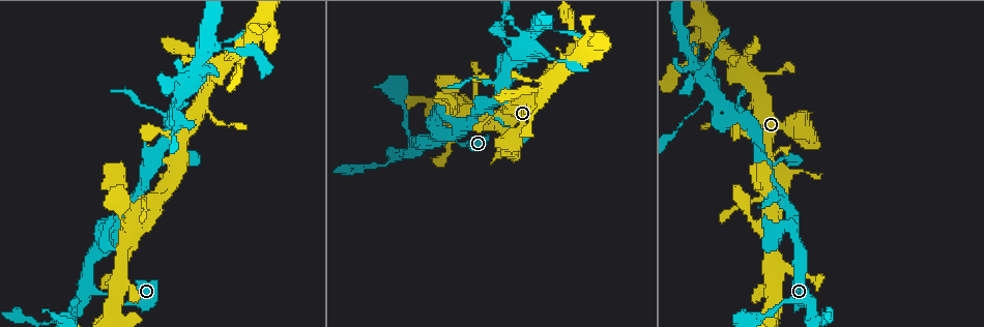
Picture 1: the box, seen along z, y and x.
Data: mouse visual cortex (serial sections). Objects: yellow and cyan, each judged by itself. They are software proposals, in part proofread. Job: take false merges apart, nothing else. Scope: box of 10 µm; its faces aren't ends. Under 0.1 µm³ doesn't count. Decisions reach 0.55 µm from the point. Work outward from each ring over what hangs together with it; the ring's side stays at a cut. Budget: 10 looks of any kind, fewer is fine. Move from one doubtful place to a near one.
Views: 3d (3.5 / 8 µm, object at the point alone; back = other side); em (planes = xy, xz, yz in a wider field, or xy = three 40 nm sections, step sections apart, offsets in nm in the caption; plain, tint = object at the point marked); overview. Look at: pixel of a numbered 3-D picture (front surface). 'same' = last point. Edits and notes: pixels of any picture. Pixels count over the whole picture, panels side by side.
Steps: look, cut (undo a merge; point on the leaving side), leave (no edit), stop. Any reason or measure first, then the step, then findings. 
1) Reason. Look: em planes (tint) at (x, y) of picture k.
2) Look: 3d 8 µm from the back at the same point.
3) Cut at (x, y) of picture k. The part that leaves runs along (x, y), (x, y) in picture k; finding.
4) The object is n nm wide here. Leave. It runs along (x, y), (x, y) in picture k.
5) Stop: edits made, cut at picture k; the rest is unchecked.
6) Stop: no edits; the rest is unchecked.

Four-way junction. Look: 3d 3.5 µm at (131, 206) of picture 1.

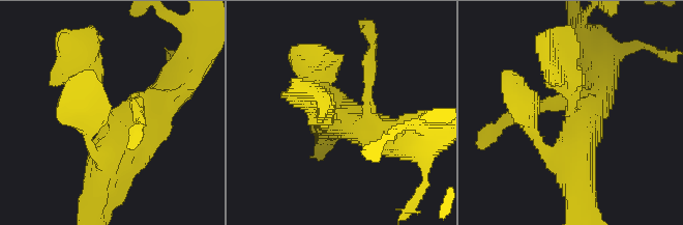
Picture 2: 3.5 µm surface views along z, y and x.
4 arms meet here; the arms are 150, 200, 400, 500 nm wide. Look: em planes (plain) at (111, 112) of picture 2.

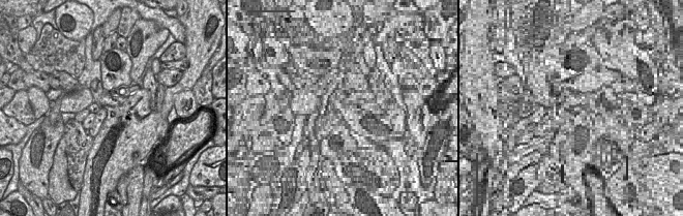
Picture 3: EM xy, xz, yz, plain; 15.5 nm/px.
Where the object lies. Look: em planes (tint) at the same point.

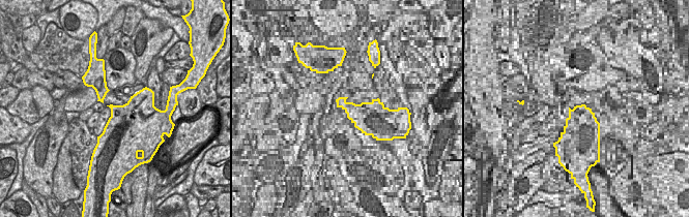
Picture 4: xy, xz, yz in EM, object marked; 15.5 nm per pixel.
The object is 480 nm wide here. Leave. It runs along (153, 105), (115, 140), (93, 217) in picture 2; all the same cell.

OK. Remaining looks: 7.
Look: em xy step 2 (tint) at (803, 289) of picture 1.

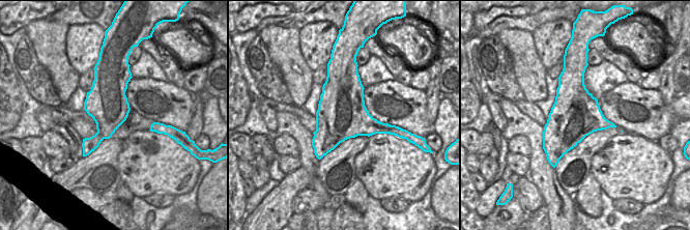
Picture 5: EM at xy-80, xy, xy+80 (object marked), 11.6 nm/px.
Wider look. Look: 3d 3.5 µm at the same point.

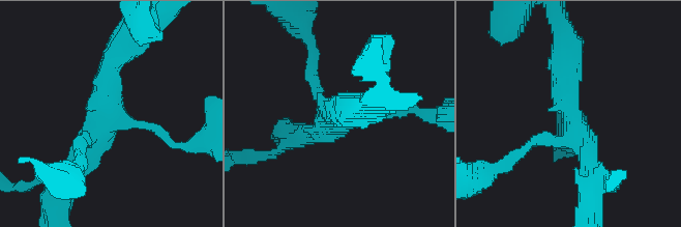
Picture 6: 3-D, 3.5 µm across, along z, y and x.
Leave. It runs along (174, 146), (105, 105), (117, 54) in picture 6; all the same cell.

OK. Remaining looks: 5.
Three-way junction. Look: 3d 8 µm at (714, 96) of picture 1.

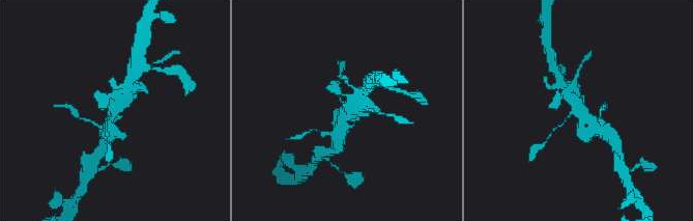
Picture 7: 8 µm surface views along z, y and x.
Look: 3d 3.5 µm at the same point.

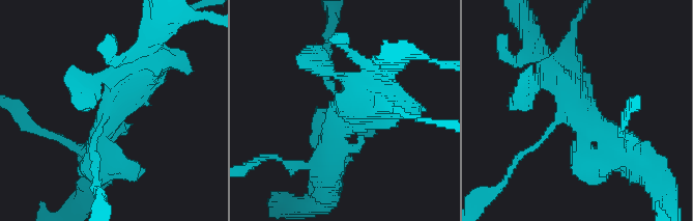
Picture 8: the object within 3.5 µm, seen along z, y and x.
Leave. It runs along (624, 149), (562, 114), (523, 156) in picture 8; continuous, no second cell.

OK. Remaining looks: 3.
Calibre changes. Look: 3d 3.5 µm at (686, 49) of picture 1.

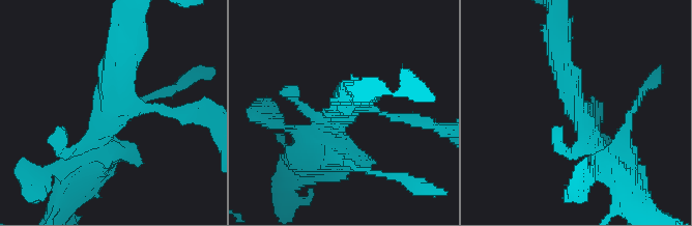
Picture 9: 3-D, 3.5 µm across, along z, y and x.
3 arms meet here; the arms are 100, 300, 350 nm wide; now the EM. Look: em planes (tint) at (115, 113) of picture 9.

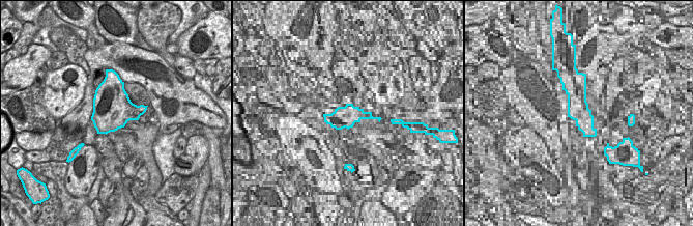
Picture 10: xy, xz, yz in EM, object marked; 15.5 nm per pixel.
Leave. It runs along (617, 159), (586, 131), (557, 48) in picture 9; continuous, no second cell.

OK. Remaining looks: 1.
Stop: no edits; the rest is unchecked.

